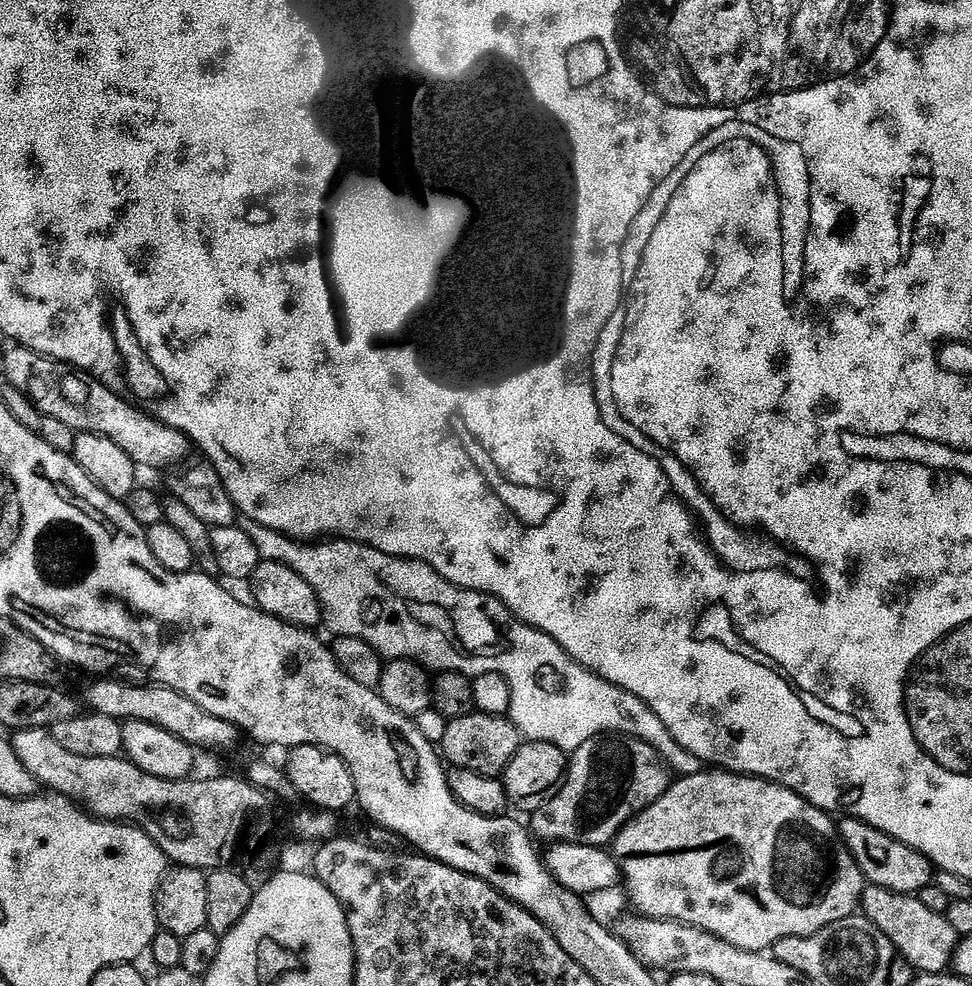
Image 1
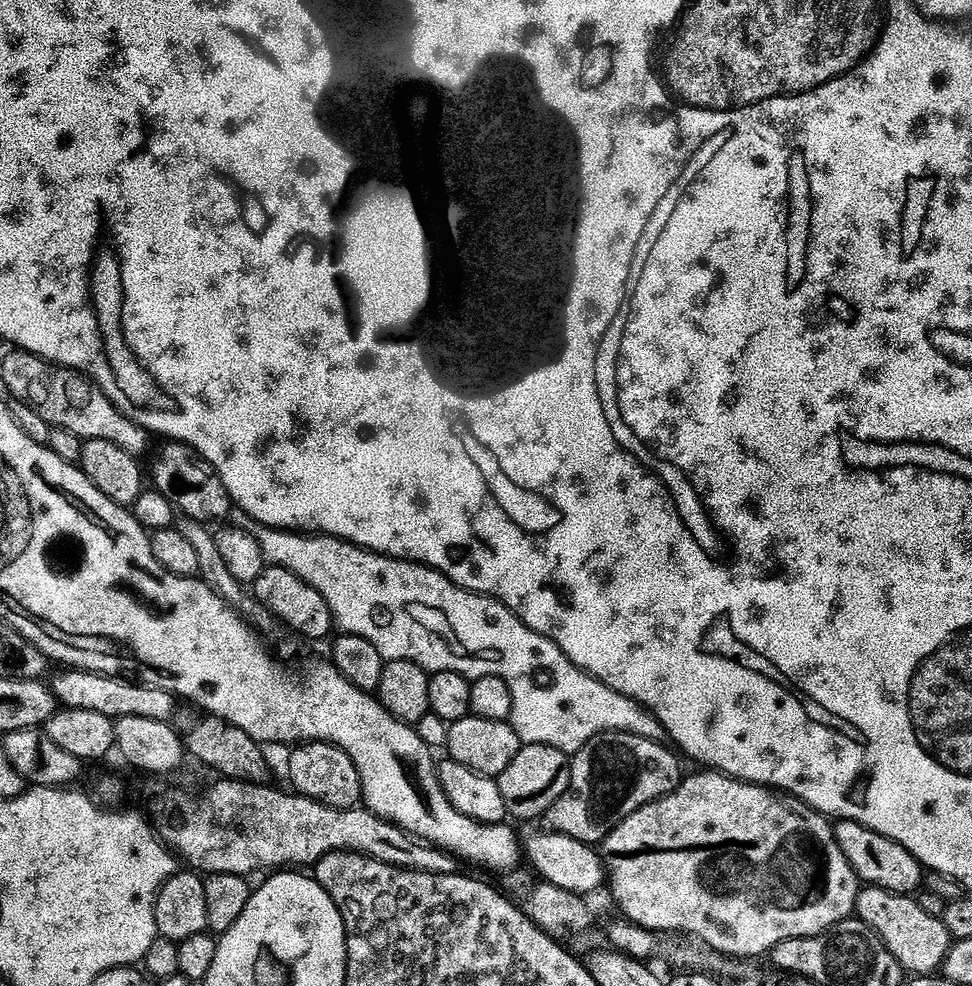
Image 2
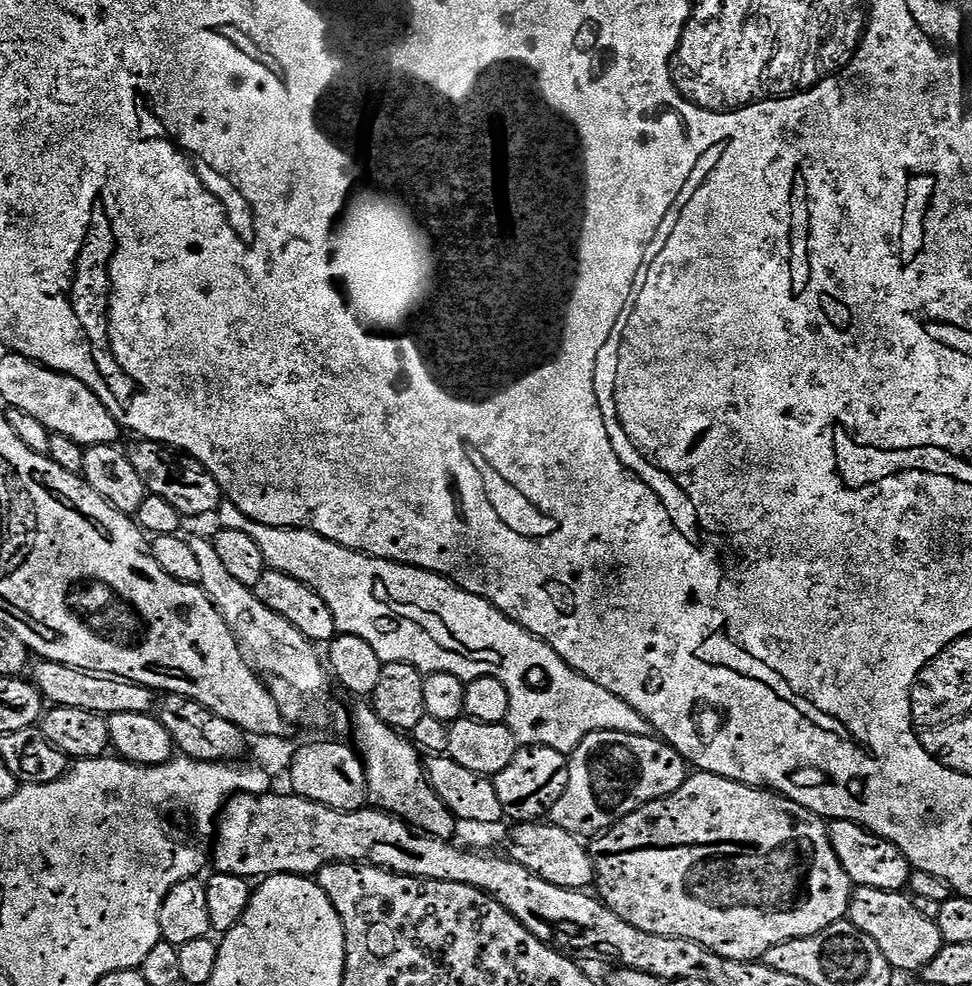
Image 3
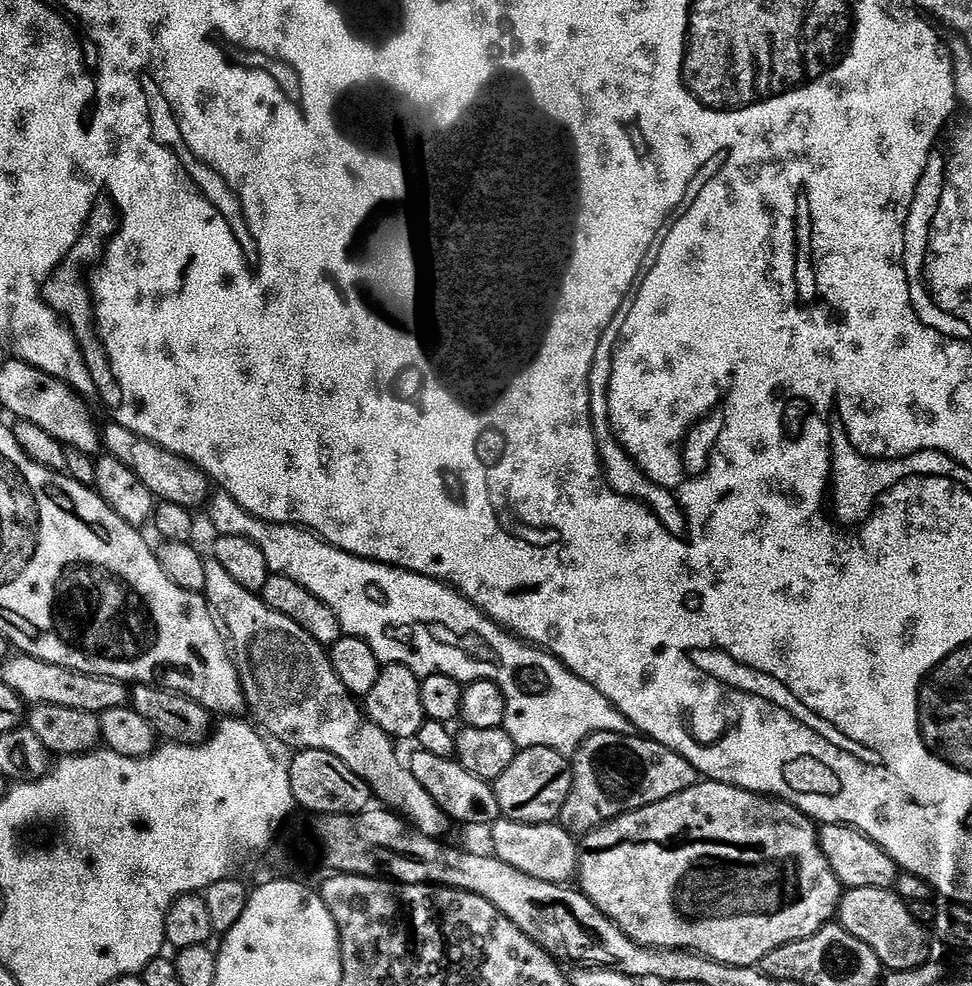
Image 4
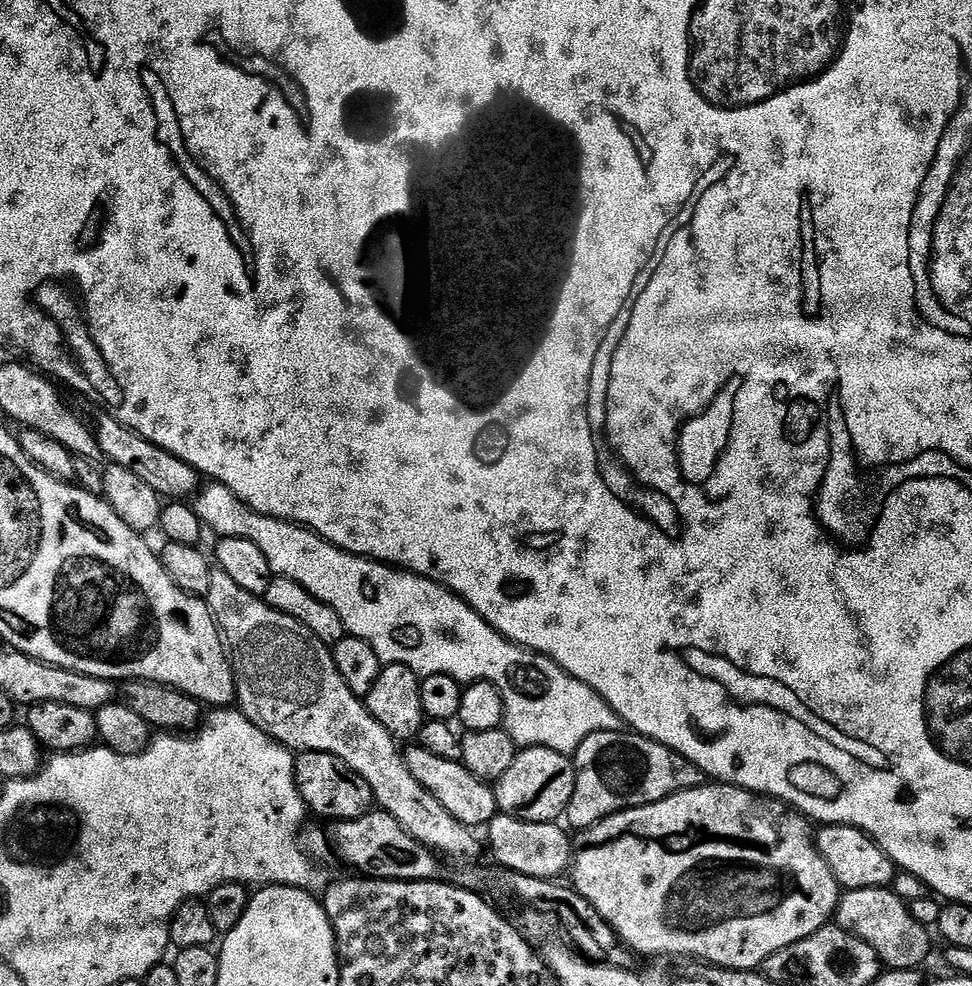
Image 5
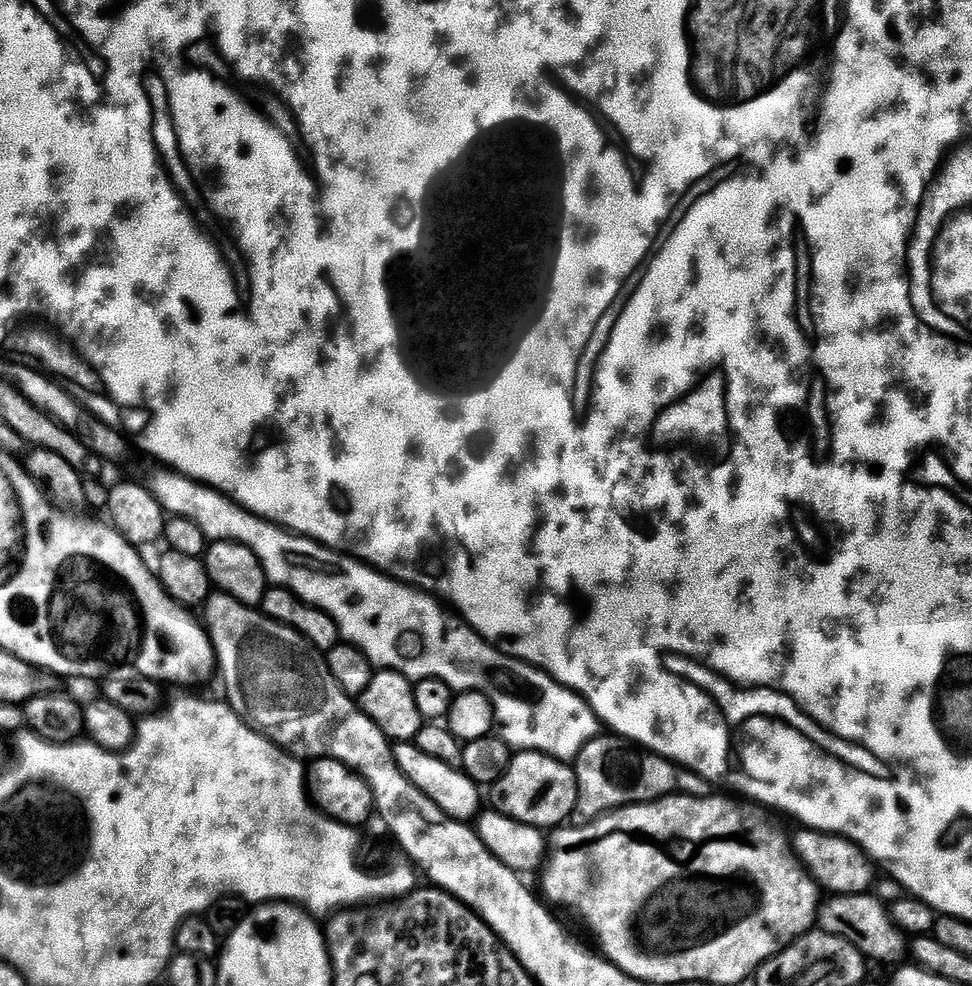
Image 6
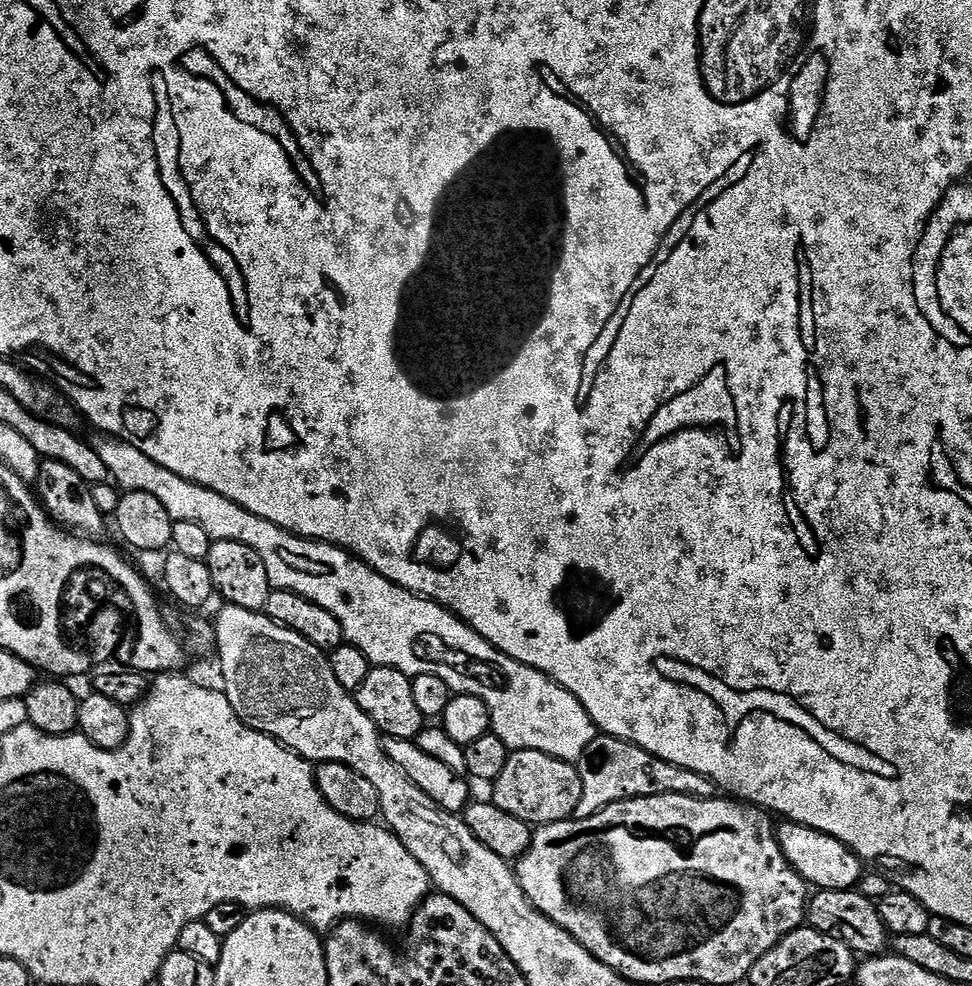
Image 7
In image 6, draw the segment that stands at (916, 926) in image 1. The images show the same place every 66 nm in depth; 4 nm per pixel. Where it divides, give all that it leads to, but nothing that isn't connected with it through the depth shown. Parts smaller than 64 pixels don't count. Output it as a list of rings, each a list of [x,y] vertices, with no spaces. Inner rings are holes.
[[[874,894],[833,895],[831,898],[825,899],[821,903],[818,913],[818,928],[819,931],[846,938],[869,961],[881,960],[884,964],[892,964],[895,960],[906,956],[910,948],[905,933],[892,920],[889,905],[885,904],[883,900],[879,900]]]

